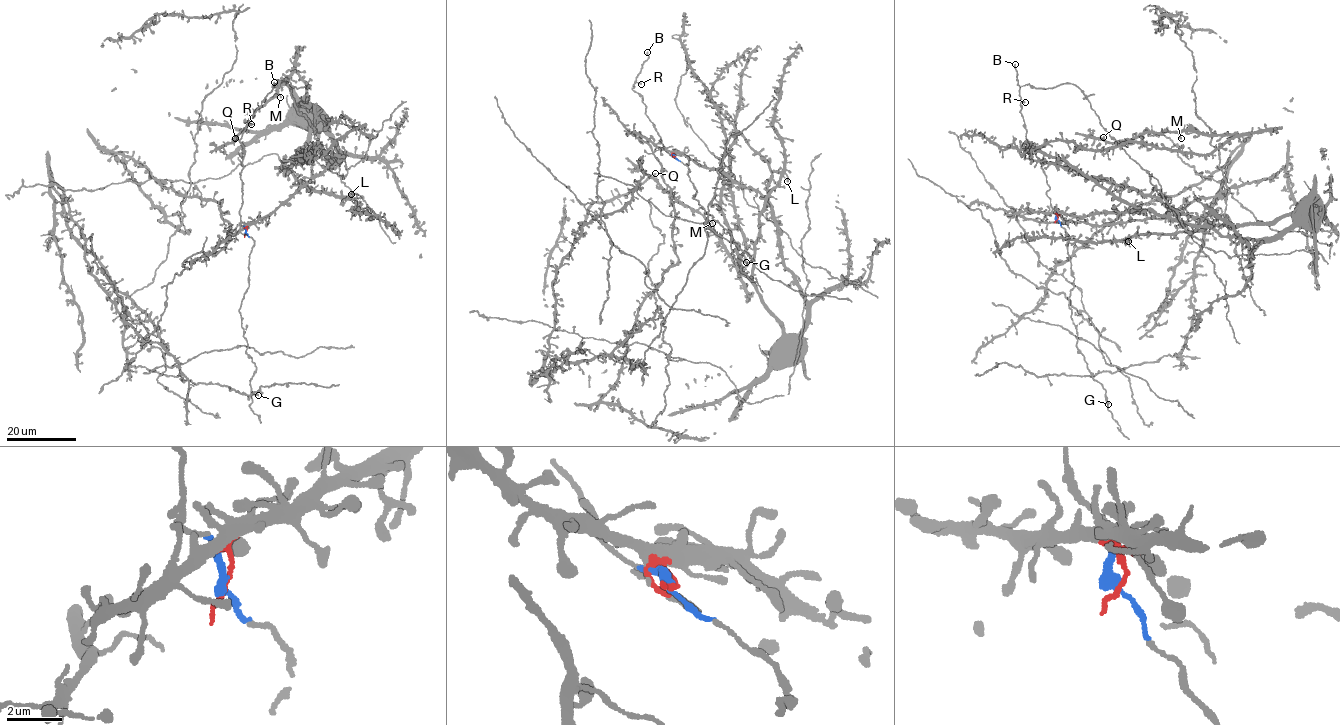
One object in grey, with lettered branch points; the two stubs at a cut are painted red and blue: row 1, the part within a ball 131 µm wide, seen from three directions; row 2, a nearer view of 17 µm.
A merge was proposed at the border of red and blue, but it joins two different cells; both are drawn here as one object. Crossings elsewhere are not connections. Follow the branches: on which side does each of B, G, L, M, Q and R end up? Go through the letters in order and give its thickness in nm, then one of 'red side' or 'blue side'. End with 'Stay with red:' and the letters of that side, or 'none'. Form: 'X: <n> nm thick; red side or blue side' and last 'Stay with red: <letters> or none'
B: 140 nm thick; blue side
G: 320 nm thick; blue side
L: 440 nm thick; red side
M: 240 nm thick; red side
Q: 320 nm thick; red side
R: 280 nm thick; blue side
Stay with red: L, M, Q

